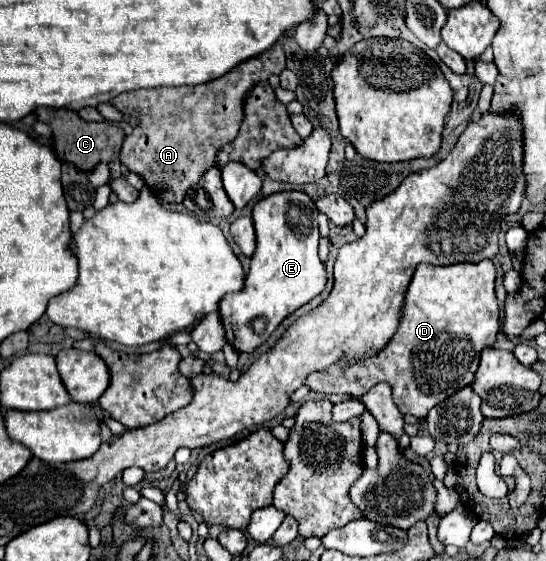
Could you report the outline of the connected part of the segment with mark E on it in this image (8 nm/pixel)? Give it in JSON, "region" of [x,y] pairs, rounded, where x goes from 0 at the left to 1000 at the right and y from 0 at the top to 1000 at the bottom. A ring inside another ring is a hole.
{"region":[[[507,342],[478,353],[463,371],[471,442],[460,456],[460,478],[449,496],[449,513],[438,524],[419,524],[401,542],[405,574],[416,610],[449,631],[463,631],[482,617],[504,585],[544,549],[559,545],[595,517],[599,485],[581,453],[584,406],[581,371],[559,342]]]}

